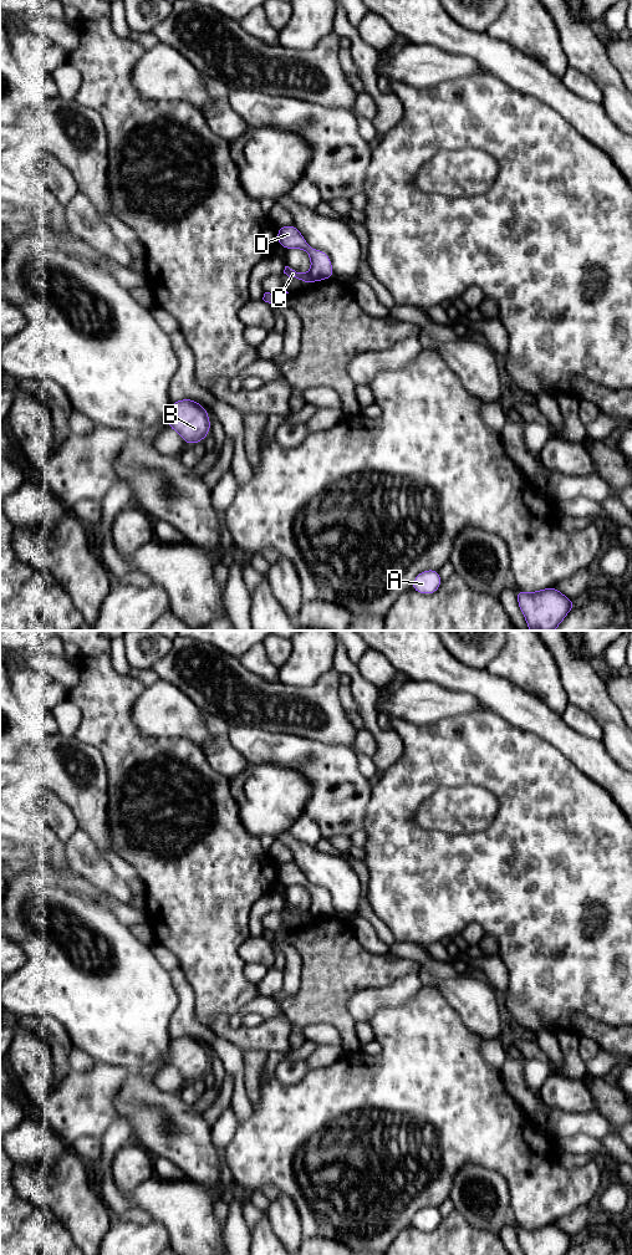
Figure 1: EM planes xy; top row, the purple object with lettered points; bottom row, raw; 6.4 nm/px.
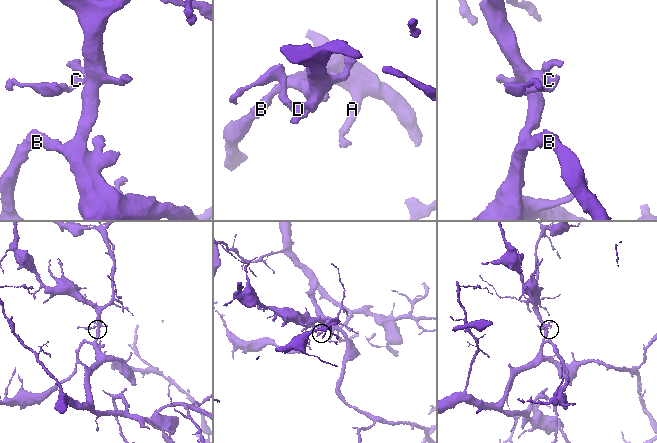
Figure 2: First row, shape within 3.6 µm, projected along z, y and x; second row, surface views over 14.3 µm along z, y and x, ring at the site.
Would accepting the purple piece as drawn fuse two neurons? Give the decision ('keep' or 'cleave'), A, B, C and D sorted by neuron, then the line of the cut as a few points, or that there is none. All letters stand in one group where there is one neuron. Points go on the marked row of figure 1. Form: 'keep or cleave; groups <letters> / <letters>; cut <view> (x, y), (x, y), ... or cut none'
cleave; groups A B D / C; cut xy (309, 273), (314, 280)

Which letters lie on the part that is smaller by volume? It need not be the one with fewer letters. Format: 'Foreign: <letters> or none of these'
Foreign: C

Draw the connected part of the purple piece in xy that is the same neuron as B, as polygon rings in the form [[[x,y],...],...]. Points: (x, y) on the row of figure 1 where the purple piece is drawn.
[[[193,399],[173,402],[167,424],[178,432],[185,444],[195,444],[210,432],[210,420],[207,409]]]

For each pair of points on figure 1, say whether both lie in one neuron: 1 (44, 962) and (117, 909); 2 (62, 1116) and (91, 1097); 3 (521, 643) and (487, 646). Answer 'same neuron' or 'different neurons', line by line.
1: different neurons
2: same neuron
3: different neurons

